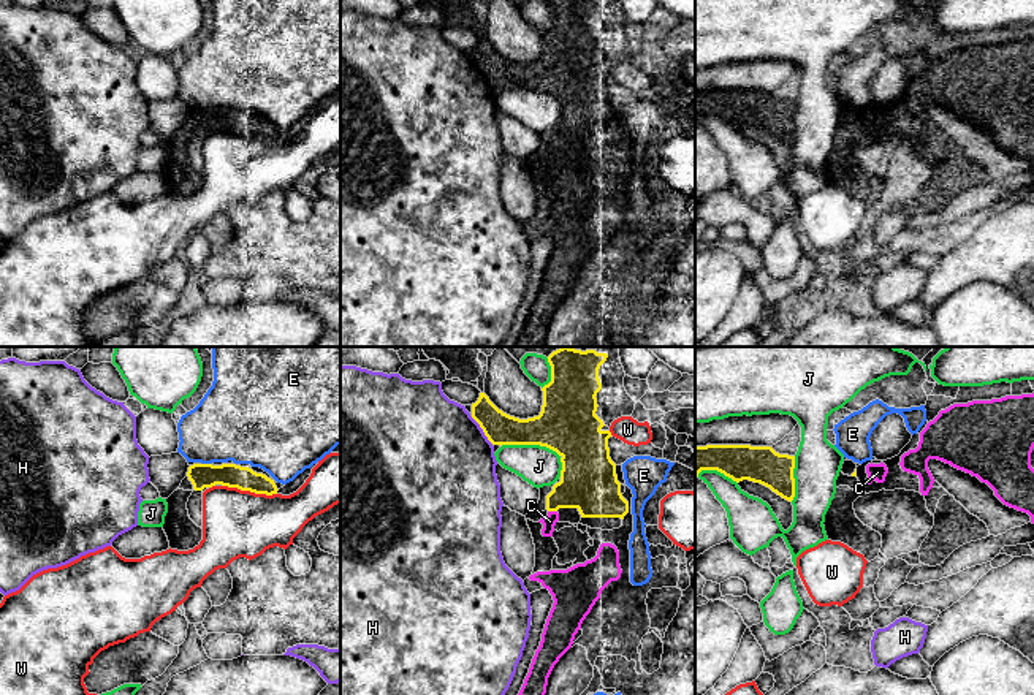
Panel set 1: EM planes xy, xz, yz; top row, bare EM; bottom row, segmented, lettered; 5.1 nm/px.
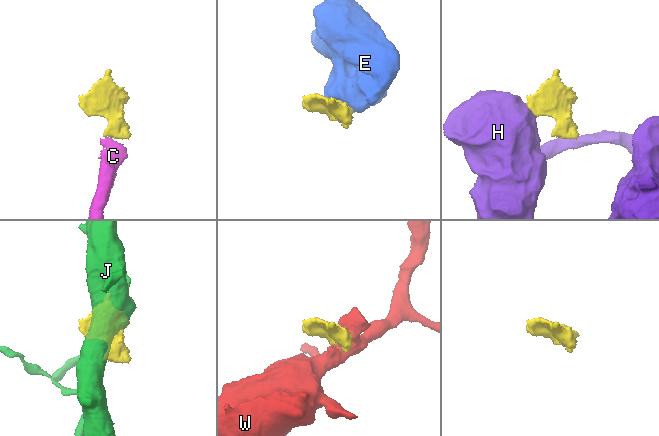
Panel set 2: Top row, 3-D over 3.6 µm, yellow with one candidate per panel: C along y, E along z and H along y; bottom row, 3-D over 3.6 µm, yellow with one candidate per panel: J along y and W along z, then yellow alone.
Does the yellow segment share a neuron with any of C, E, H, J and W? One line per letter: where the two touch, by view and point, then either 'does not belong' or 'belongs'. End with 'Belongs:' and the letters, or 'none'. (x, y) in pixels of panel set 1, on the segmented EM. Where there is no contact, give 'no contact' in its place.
C: xz (553, 510) | belongs
E: xy (206, 464) | does not belong
H: xz (483, 431) | does not belong
J: xz (540, 445) | does not belong
W: xy (249, 489) | does not belong
Belongs: C

